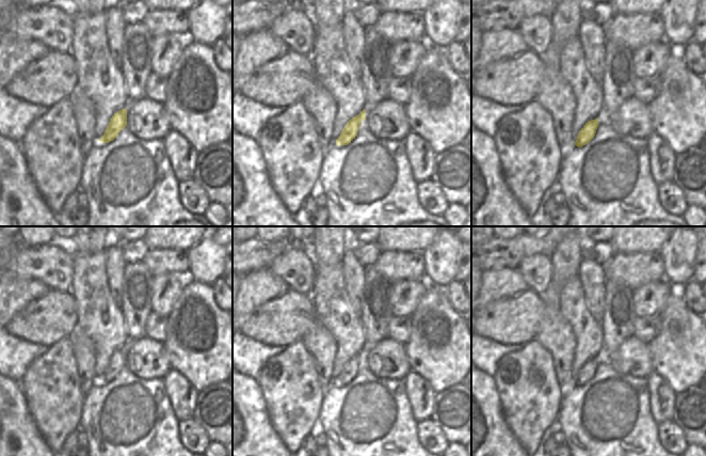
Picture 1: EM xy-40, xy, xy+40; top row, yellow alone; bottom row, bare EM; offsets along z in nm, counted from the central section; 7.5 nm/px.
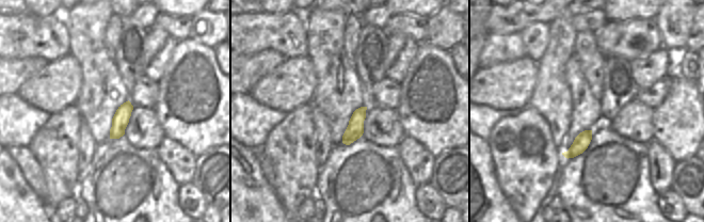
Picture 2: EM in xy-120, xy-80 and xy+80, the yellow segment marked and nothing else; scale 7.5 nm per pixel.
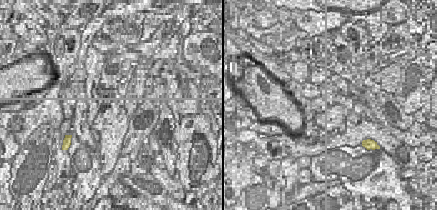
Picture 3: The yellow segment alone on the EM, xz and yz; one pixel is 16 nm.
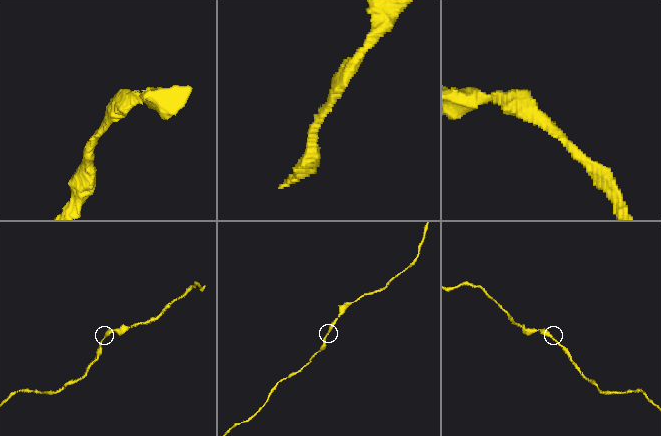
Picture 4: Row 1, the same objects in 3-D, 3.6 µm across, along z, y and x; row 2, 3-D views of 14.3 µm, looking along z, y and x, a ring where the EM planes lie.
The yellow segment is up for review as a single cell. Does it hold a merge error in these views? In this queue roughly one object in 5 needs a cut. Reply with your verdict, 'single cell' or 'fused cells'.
single cell

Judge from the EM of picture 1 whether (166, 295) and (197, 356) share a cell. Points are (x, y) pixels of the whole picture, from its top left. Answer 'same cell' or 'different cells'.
different cells

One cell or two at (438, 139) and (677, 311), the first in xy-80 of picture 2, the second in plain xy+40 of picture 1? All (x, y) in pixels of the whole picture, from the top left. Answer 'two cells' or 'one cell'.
one cell

